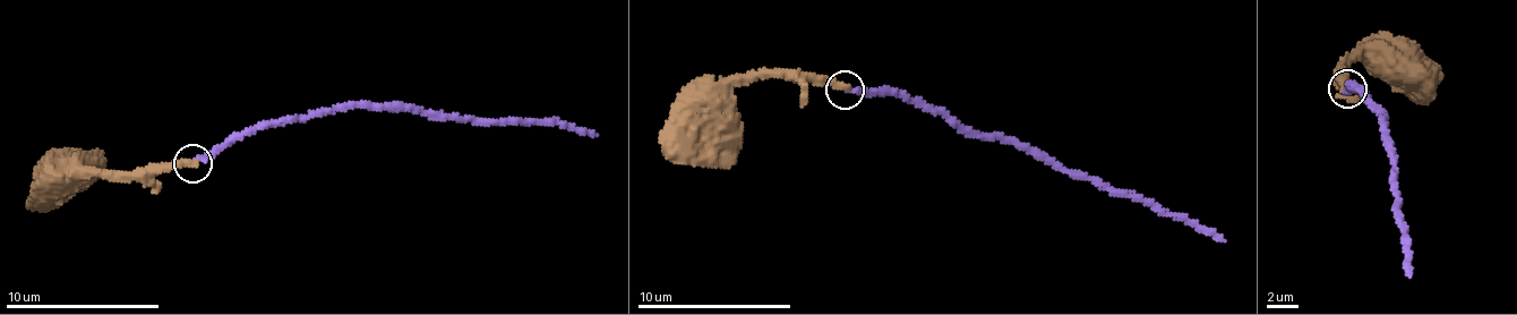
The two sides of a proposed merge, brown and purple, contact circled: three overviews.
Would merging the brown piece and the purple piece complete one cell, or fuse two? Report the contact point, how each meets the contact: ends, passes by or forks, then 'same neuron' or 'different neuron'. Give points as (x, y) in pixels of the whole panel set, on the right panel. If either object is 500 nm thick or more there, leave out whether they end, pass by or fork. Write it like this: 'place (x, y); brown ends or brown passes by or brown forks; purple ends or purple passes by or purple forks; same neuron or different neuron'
place (1347, 88); brown ends; purple ends; same neuron

